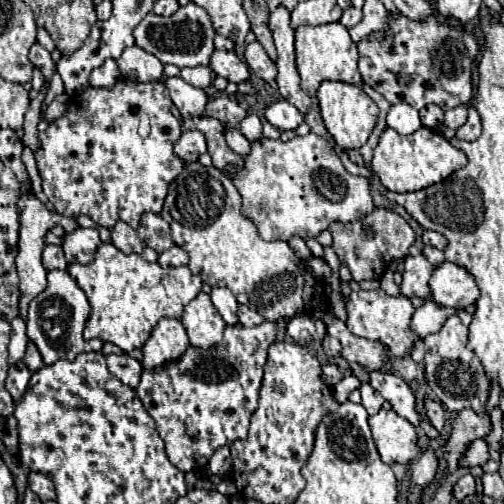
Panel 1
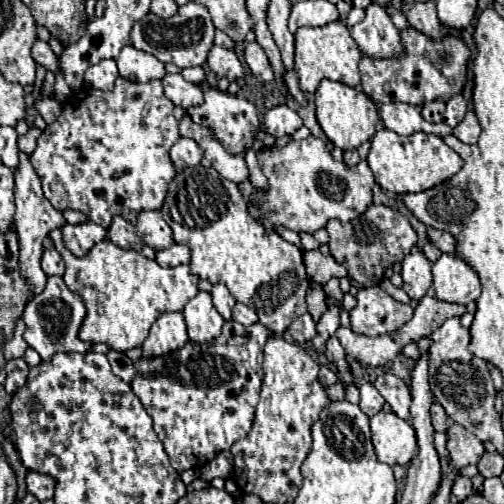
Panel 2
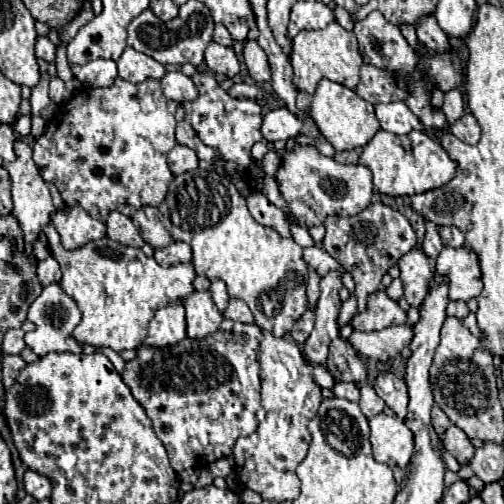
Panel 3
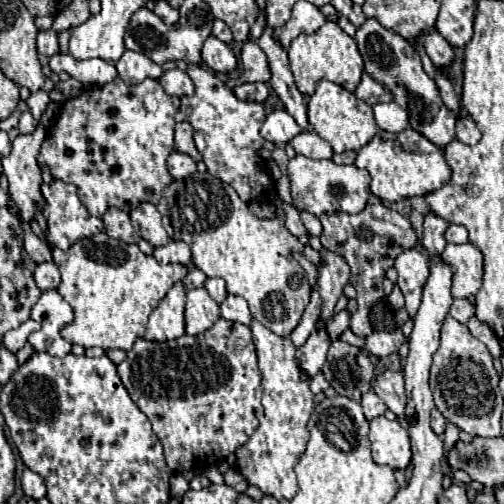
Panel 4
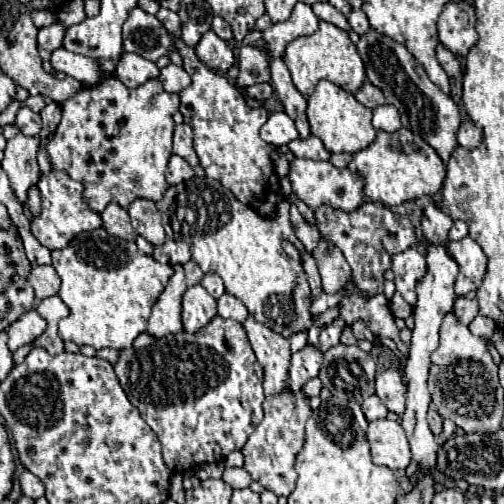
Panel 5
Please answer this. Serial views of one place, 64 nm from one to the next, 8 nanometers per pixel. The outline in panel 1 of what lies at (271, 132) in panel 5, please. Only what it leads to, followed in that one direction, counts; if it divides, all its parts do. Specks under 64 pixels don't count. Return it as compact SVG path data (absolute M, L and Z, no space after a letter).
M282 100L282 102L274 102L266 108L266 120L272 126L276 126L280 132L284 132L284 130L296 130L298 124L304 122L304 116L298 112L296 106Z

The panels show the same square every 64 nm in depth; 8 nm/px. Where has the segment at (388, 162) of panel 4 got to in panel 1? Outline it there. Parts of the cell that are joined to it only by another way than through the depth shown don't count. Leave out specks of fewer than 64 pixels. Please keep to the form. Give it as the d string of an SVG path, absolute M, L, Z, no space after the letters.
M386 128L374 150L372 172L380 182L392 192L416 192L448 178L458 168L466 166L466 156L462 150L454 148L440 132L432 128L420 128L410 136L402 136L392 128Z

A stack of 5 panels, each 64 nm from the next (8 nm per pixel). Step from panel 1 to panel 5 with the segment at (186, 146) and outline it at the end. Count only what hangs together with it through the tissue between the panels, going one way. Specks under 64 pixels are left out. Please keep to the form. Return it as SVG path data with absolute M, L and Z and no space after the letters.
M172 154L170 162L168 162L168 172L166 172L168 184L180 184L184 180L190 180L192 176L194 176L194 168L184 158Z

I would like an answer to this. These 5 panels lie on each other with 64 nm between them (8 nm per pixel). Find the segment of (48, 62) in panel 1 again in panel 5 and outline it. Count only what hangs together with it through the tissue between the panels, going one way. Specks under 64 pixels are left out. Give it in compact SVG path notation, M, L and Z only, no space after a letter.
M60 24L40 28L38 46L48 50L48 52L54 52L54 50L58 50L62 46L62 38L64 38L64 28Z

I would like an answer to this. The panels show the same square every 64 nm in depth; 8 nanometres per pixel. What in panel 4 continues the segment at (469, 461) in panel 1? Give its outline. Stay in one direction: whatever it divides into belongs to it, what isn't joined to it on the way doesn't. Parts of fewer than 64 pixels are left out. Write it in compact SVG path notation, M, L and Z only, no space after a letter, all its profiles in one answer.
M448 424L444 432L444 452L450 452L458 440L460 440L460 430L454 424Z

